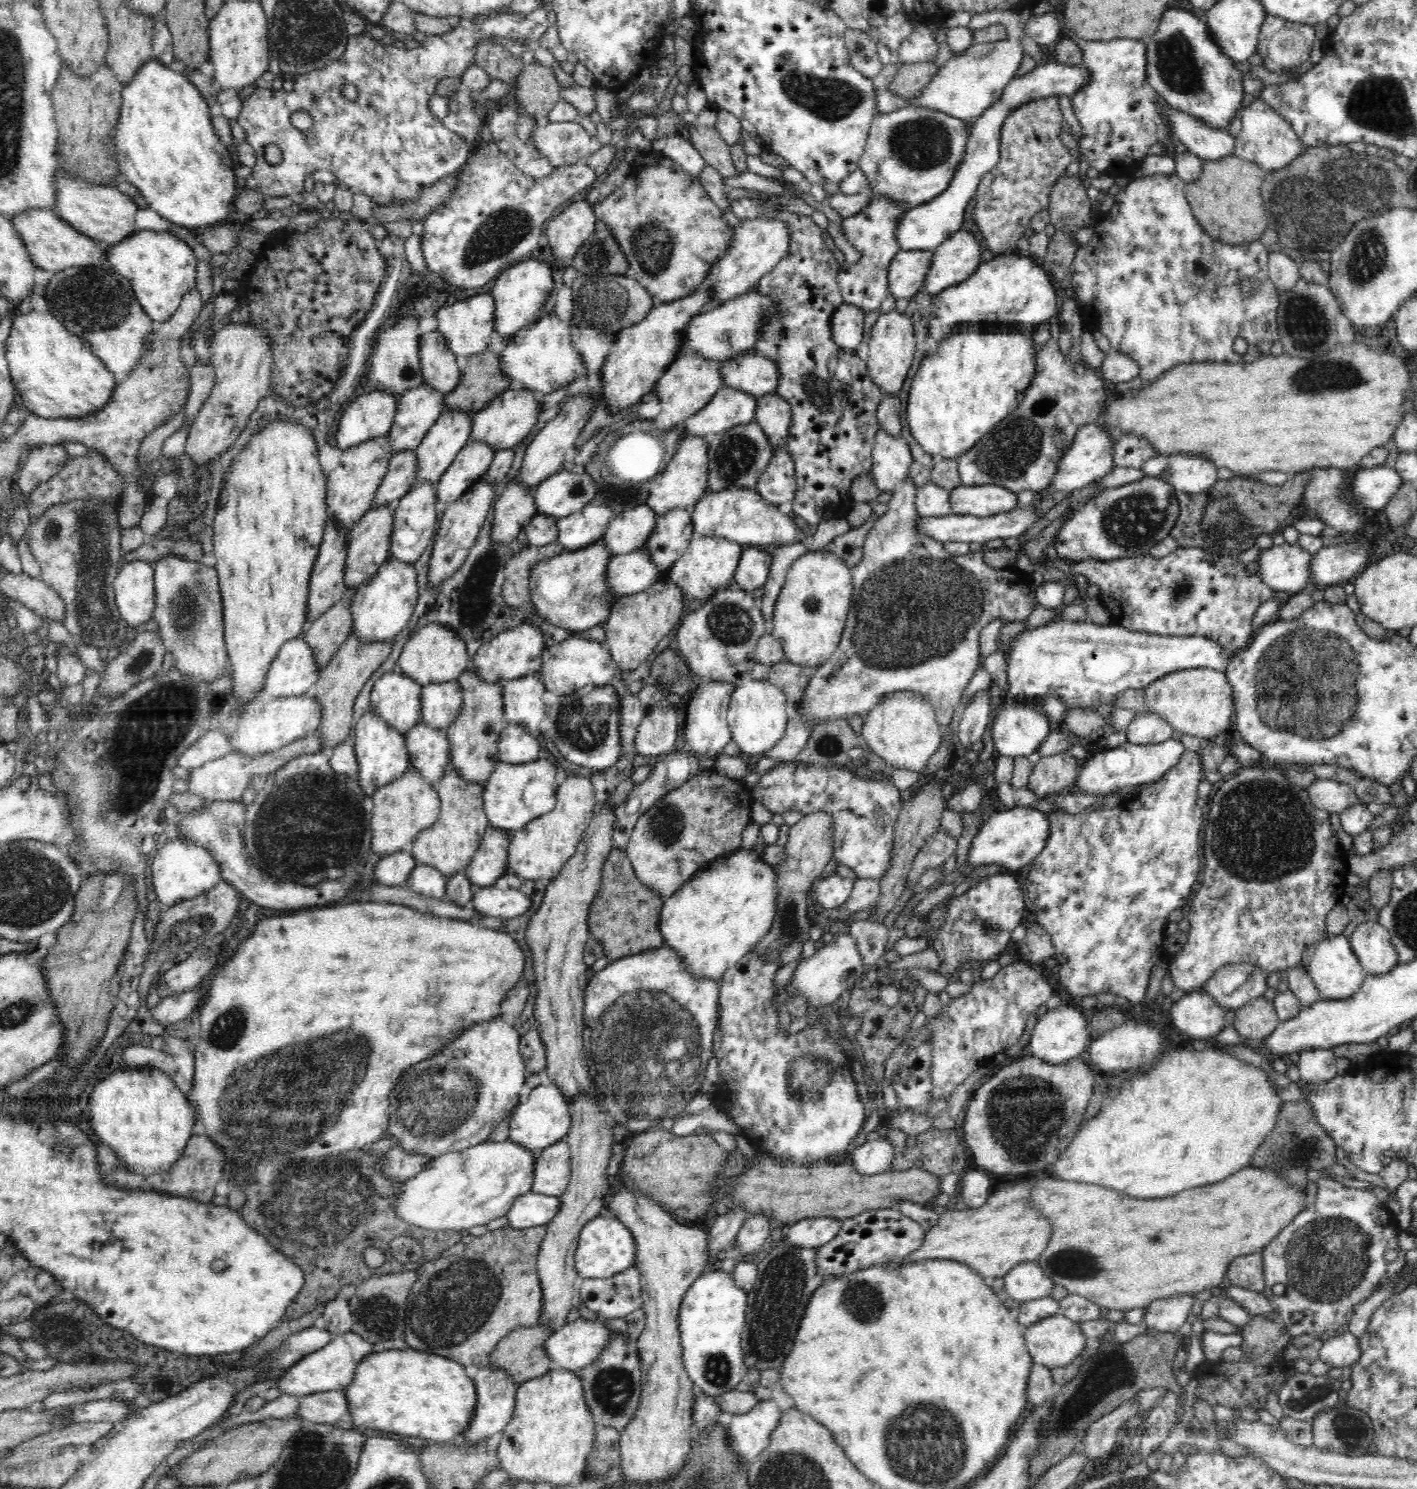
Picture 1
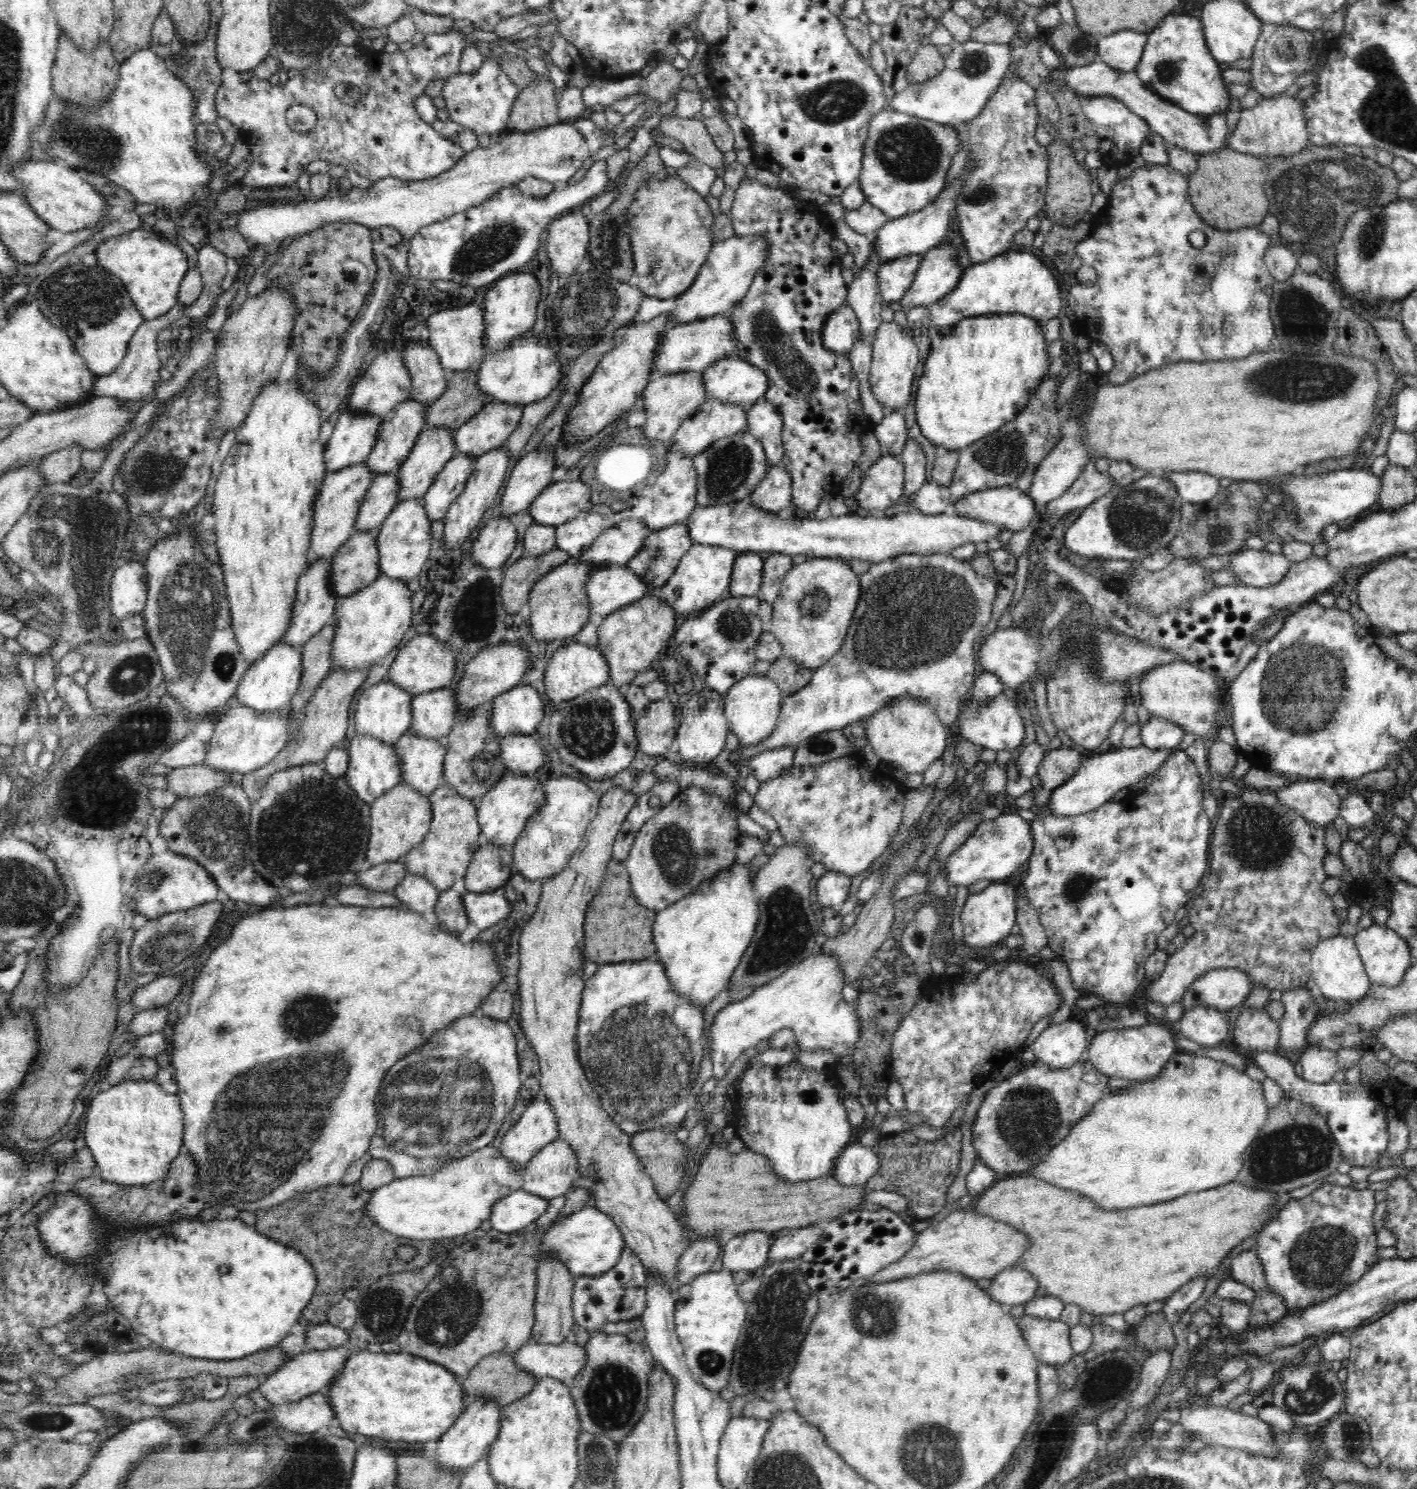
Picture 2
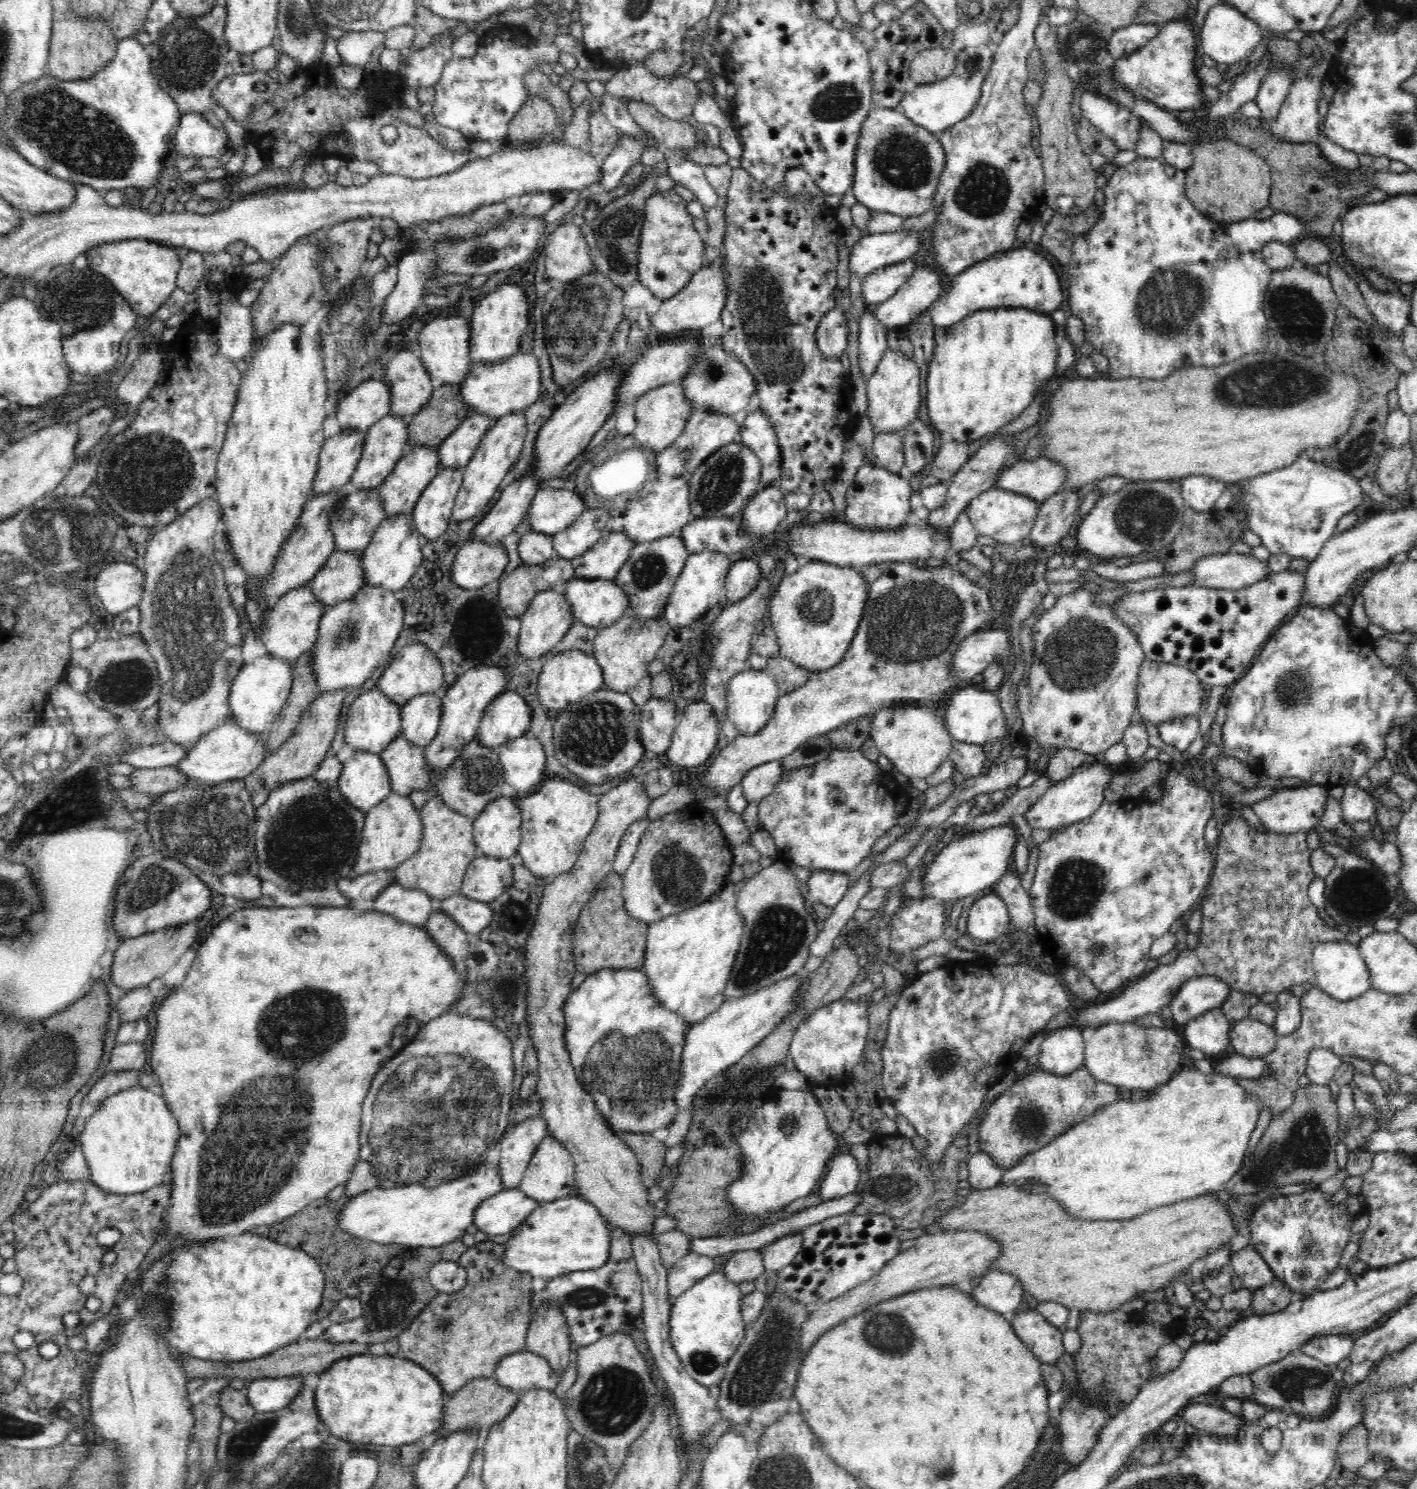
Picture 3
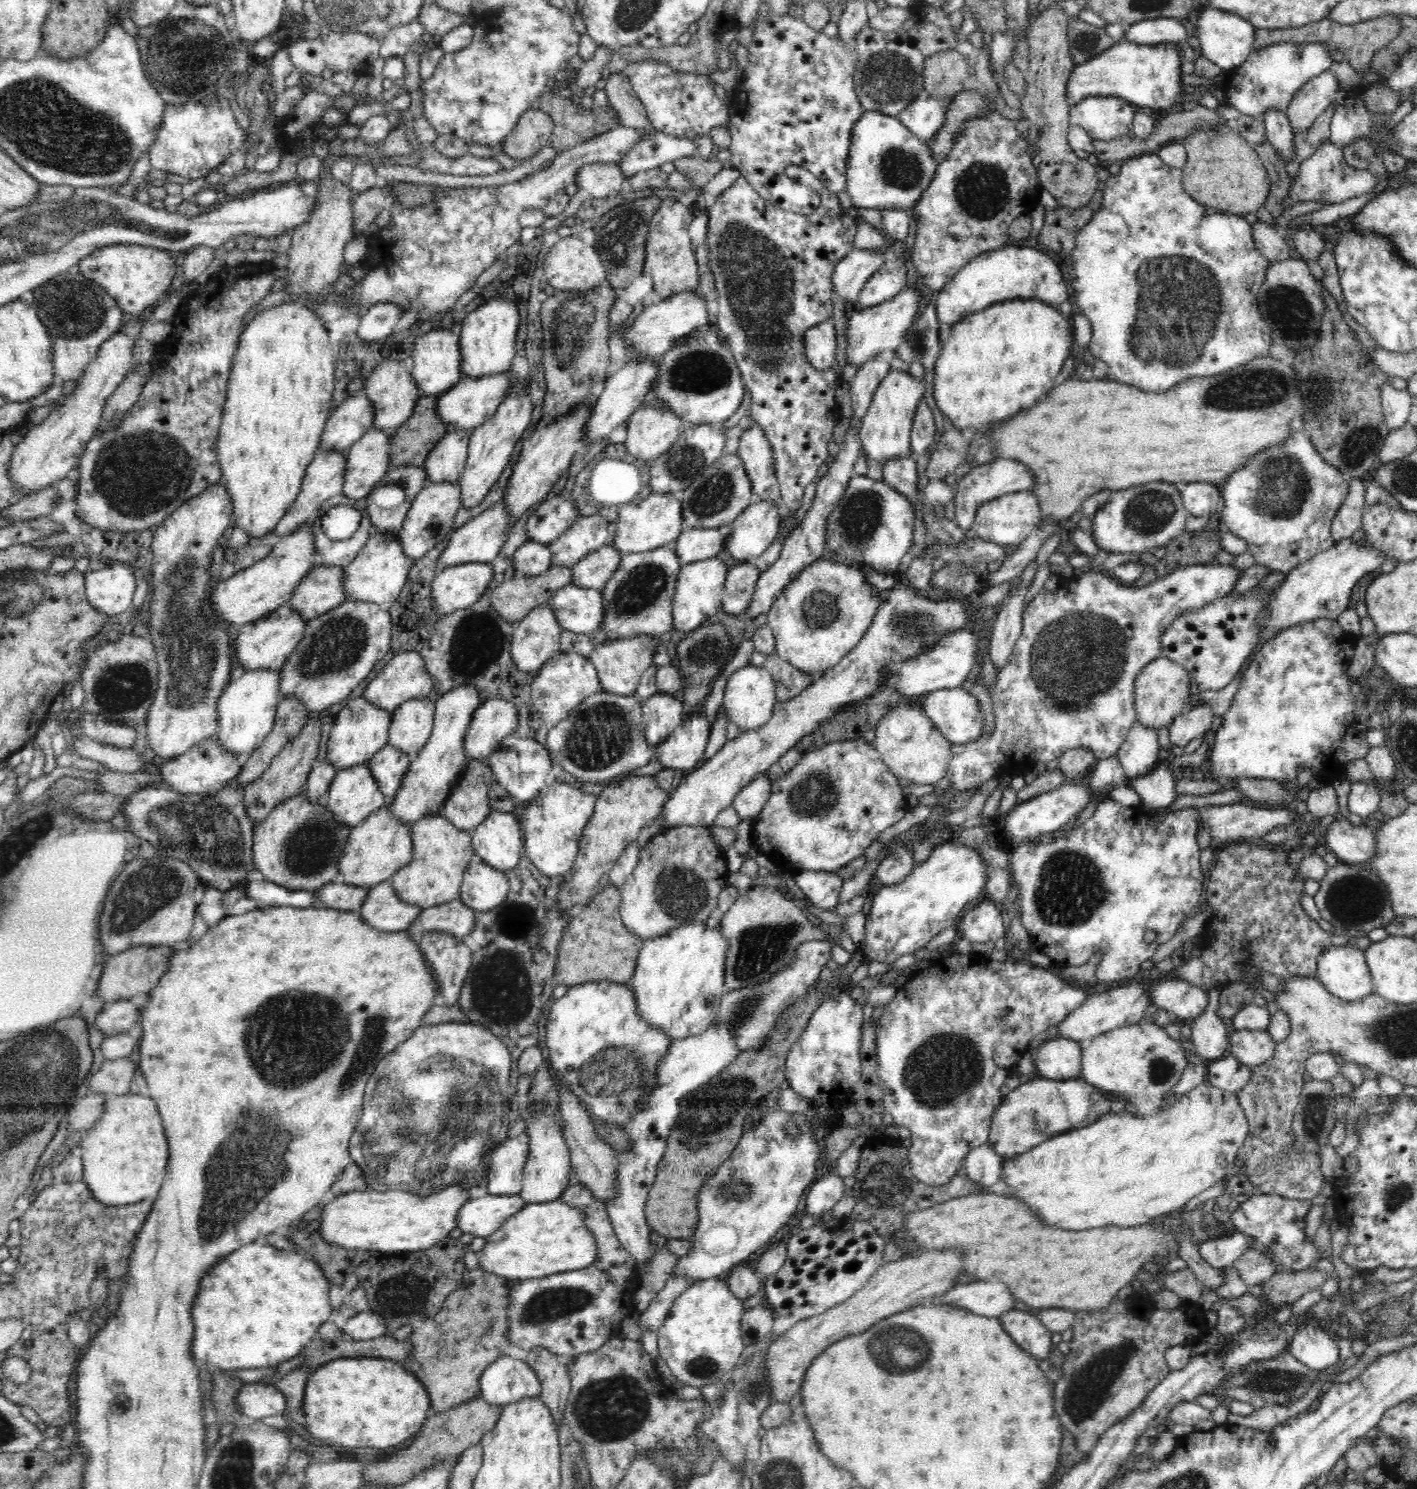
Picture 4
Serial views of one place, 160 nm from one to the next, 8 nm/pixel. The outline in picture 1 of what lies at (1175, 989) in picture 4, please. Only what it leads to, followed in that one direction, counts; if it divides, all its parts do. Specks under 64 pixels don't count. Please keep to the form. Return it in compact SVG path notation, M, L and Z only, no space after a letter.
M1242 962L1221 966L1200 989L1226 1008L1240 1008L1251 999L1262 997L1268 987L1265 969Z

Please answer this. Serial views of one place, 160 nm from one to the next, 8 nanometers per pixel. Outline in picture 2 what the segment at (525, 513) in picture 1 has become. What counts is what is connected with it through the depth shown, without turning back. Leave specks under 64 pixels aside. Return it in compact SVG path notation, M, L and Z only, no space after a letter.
M497 516L490 519L481 528L470 549L473 563L484 568L500 568L516 546L516 535L510 518Z

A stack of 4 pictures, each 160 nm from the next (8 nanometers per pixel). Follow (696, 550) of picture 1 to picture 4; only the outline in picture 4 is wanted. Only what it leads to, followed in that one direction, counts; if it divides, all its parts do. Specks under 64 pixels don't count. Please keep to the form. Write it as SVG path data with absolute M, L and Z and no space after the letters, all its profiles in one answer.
M717 556L706 560L698 560L681 568L673 600L673 628L689 632L706 623L722 607L724 584L730 566Z

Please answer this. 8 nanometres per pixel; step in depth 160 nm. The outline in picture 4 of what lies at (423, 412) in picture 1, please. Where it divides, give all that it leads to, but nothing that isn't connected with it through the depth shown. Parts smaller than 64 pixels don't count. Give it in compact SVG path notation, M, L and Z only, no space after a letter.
M371 428L346 450L346 474L341 492L344 496L354 501L360 500L373 491L376 482L384 480L385 475L391 469L388 458L391 443L390 433L392 433L390 429L376 430Z

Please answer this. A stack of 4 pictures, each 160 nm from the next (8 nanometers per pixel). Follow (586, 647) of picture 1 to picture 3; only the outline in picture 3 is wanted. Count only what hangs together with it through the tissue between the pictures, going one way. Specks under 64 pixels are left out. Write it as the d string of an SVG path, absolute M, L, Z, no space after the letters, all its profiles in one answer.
M570 650L548 658L539 674L537 695L544 708L559 712L570 703L602 688L604 688L603 672L595 657L581 650Z

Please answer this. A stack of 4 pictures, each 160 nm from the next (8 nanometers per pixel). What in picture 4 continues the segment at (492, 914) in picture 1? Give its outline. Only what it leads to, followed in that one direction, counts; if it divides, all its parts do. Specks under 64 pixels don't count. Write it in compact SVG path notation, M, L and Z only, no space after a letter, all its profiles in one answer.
M459 898L425 908L405 930L411 938L419 940L426 932L447 932L463 937L474 928L477 911L468 908Z

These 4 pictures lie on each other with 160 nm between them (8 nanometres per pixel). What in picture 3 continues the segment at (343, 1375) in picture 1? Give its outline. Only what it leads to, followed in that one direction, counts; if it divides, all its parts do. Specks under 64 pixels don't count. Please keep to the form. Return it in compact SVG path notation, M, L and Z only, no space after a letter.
M305 1376L254 1379L247 1385L247 1397L258 1412L274 1412L287 1407L301 1391Z

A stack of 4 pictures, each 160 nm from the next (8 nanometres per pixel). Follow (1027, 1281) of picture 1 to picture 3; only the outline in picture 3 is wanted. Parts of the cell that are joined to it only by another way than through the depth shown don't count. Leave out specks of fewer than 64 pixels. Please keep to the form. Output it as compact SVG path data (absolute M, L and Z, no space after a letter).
M990 1272L978 1286L967 1290L978 1305L1004 1316L1010 1316L1022 1302L1022 1286L1012 1274Z

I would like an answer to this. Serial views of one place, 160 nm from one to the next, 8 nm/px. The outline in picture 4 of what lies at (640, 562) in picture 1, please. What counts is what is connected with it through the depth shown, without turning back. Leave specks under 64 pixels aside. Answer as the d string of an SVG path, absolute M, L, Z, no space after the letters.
M568 584L556 591L548 604L563 631L594 633L604 616L604 604L598 588Z

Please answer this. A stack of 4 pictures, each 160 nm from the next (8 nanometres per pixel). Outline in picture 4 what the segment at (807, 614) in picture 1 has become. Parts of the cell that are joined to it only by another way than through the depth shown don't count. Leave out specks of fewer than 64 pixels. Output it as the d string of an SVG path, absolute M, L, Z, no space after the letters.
M821 558L818 561L812 562L810 566L803 568L800 571L799 576L794 580L791 580L790 584L784 588L781 596L774 601L774 605L770 608L767 613L767 625L773 630L773 635L775 638L775 653L787 660L792 666L795 666L798 670L804 673L819 675L825 670L832 668L838 664L844 656L846 656L855 646L862 640L862 637L866 634L866 630L870 626L874 616L880 607L880 599L878 598L878 590L871 585L864 577L864 574L860 572L858 566L851 566L846 563L838 563L833 560L828 560Z

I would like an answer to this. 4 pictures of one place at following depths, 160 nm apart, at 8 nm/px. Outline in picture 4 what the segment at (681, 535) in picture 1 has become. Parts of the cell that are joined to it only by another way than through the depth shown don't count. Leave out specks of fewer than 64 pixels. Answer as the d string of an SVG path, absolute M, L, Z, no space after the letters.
M672 544L646 552L621 555L617 571L600 590L604 616L595 642L604 644L634 636L654 636L659 639L673 629L673 600L681 564Z

